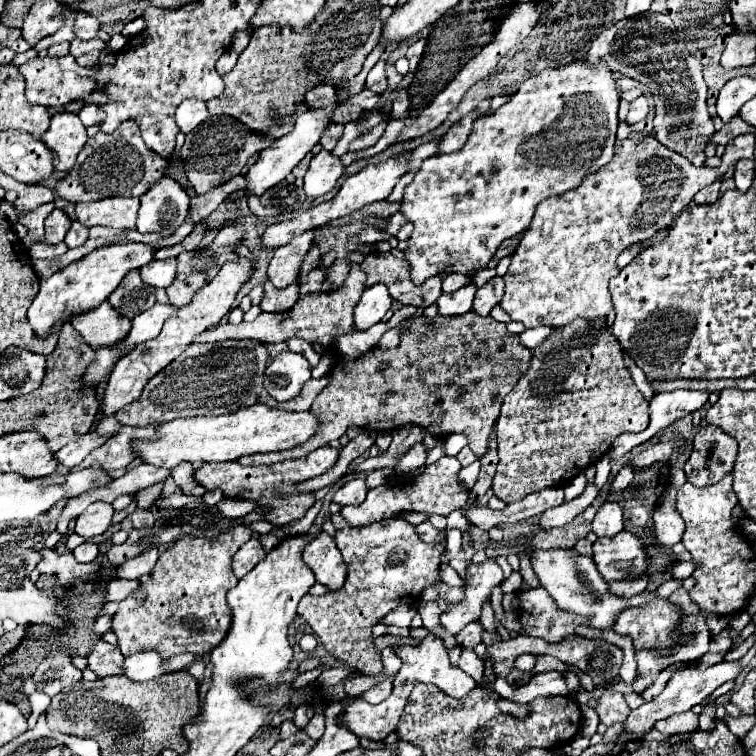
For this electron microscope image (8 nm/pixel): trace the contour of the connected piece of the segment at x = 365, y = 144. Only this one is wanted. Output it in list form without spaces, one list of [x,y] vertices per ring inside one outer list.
[[[381,122],[373,127],[367,134],[351,142],[349,151],[358,151],[375,145],[378,139],[382,136],[386,125],[386,122]]]

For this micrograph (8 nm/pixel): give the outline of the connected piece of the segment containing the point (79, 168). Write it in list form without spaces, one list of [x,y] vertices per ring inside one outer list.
[[[127,120],[111,134],[97,132],[93,138],[89,138],[77,156],[73,172],[67,172],[67,176],[57,182],[55,192],[73,204],[95,202],[113,196],[141,196],[165,176],[165,166],[167,160],[149,150],[141,140],[137,124],[133,120]]]

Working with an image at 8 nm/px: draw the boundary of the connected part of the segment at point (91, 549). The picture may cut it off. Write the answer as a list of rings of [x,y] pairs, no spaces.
[[[81,544],[73,550],[73,554],[75,554],[77,562],[93,562],[99,554],[99,548],[95,544]]]

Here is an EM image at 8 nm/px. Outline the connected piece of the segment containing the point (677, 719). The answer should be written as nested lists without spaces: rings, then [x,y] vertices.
[[[683,712],[683,714],[675,714],[671,718],[659,720],[655,724],[655,730],[659,730],[665,736],[671,734],[681,734],[681,732],[693,732],[699,726],[699,714],[695,712]]]

